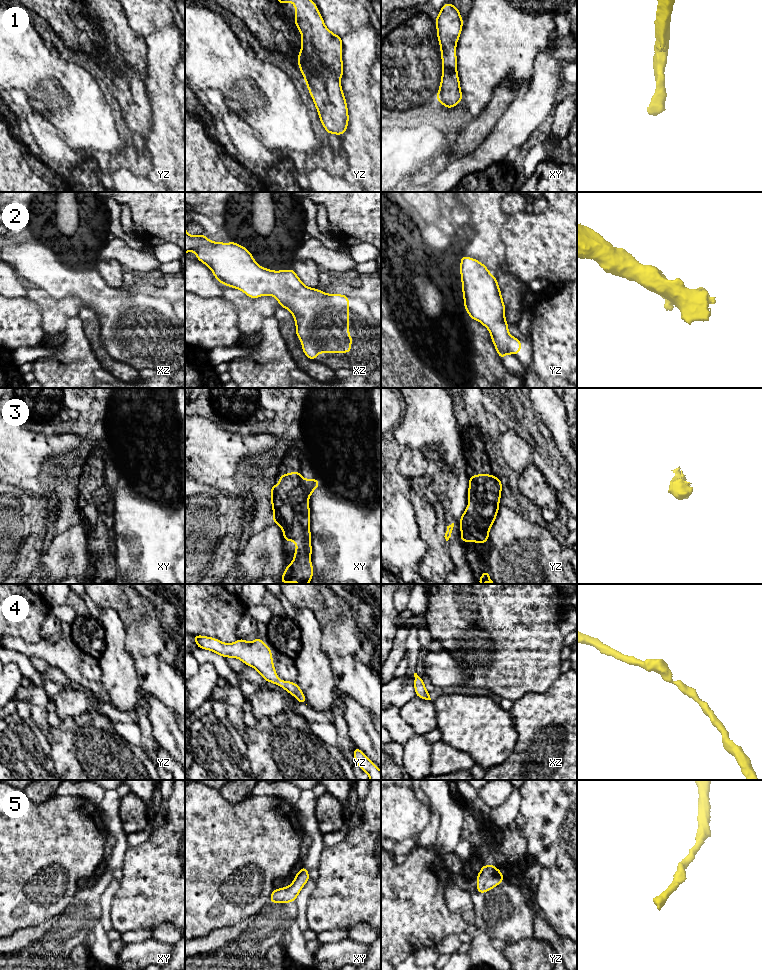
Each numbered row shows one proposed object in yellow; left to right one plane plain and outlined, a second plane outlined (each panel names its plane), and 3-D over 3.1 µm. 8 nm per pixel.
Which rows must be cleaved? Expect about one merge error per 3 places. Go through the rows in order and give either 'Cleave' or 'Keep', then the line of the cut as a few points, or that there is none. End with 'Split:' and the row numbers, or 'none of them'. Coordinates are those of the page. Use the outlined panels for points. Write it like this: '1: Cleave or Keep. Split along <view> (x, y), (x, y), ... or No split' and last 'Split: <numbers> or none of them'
1: Keep. No split
2: Keep. No split
3: Keep. No split
4: Keep. No split
5: Keep. No split
Split: none of them

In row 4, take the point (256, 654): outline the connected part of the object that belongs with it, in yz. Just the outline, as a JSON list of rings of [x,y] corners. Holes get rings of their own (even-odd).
[[[195,635],[193,638],[198,648],[213,651],[224,658],[234,657],[240,659],[247,666],[256,669],[265,681],[284,688],[288,693],[292,694],[299,703],[306,704],[306,698],[297,683],[281,681],[276,675],[271,648],[259,637],[250,643],[245,639],[239,639],[230,644],[223,643],[216,638],[201,635]]]

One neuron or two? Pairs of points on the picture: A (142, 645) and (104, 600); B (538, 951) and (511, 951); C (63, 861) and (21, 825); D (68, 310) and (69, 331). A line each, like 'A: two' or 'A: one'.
A: one
B: one
C: one
D: two

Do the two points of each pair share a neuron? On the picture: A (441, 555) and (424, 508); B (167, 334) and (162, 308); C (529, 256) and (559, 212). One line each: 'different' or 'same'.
A: same
B: same
C: same

